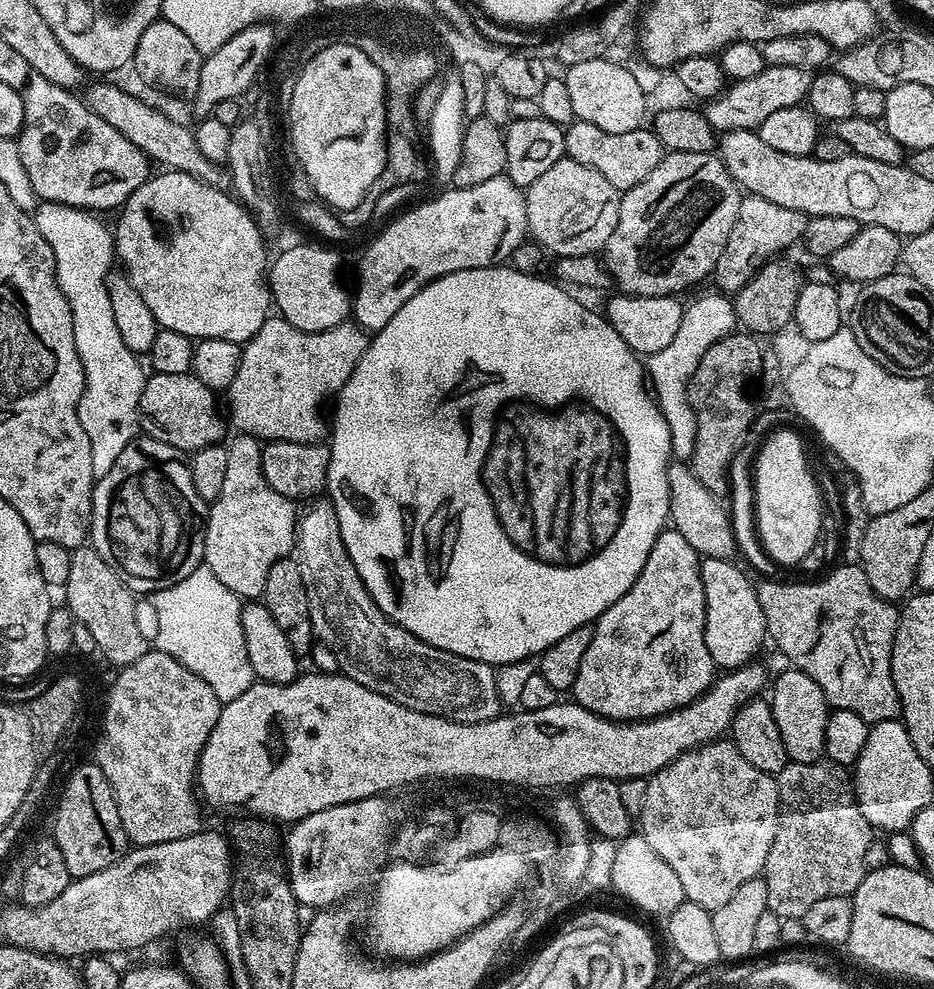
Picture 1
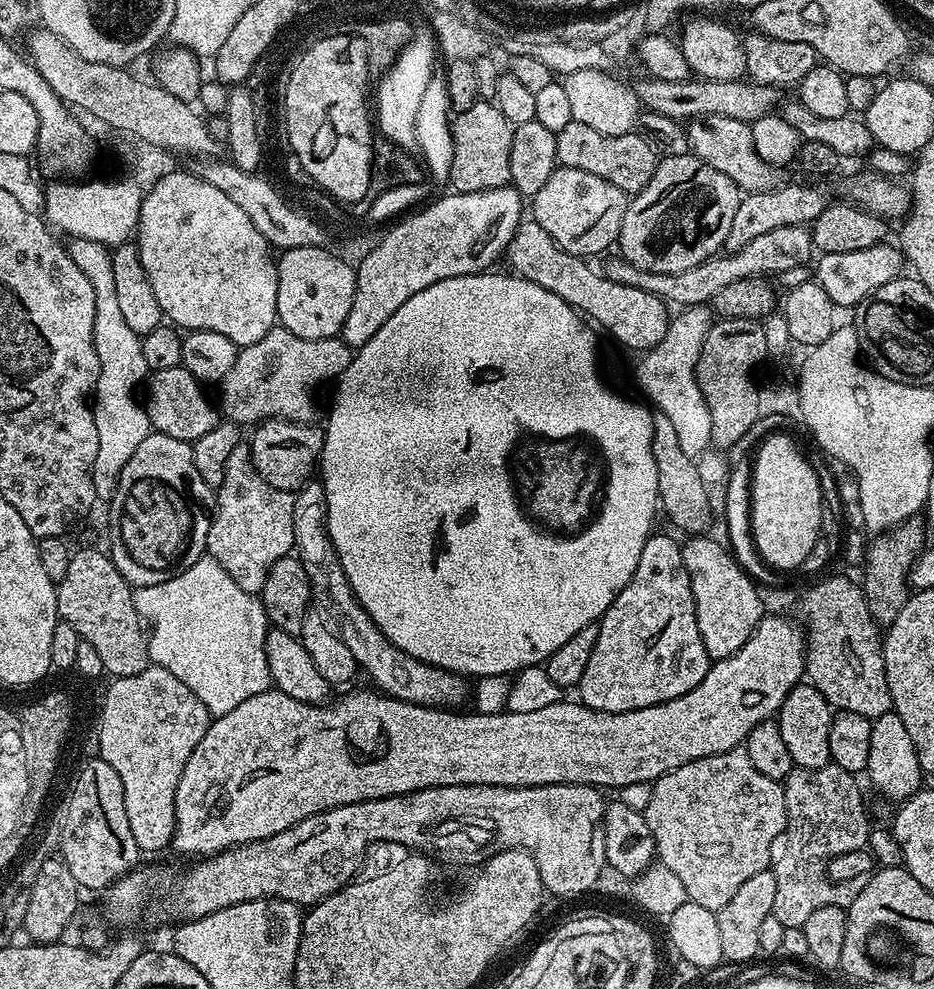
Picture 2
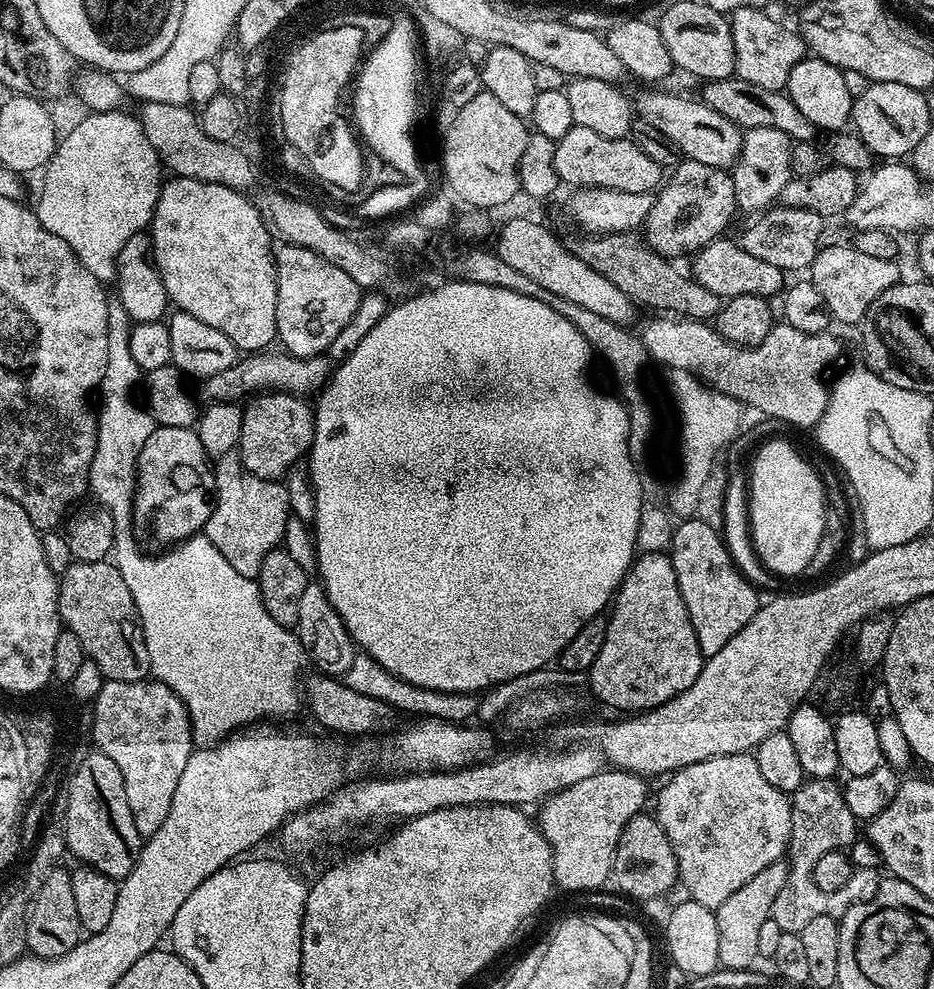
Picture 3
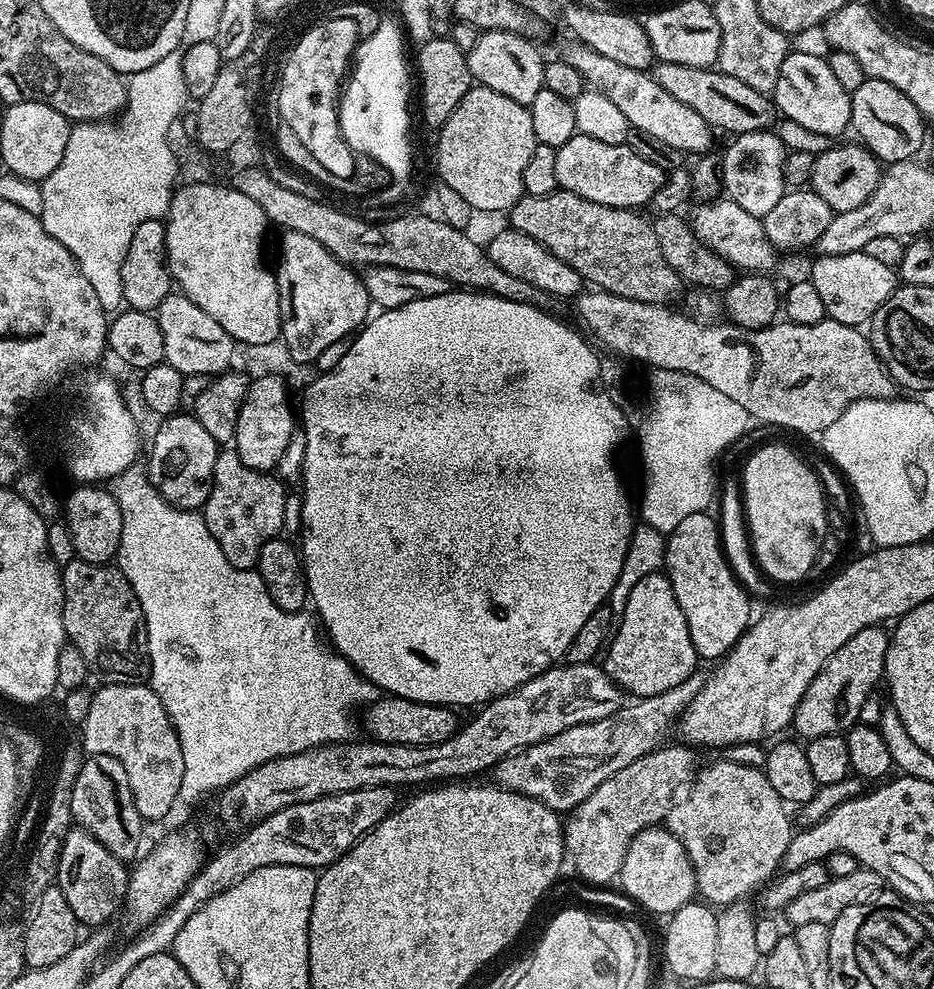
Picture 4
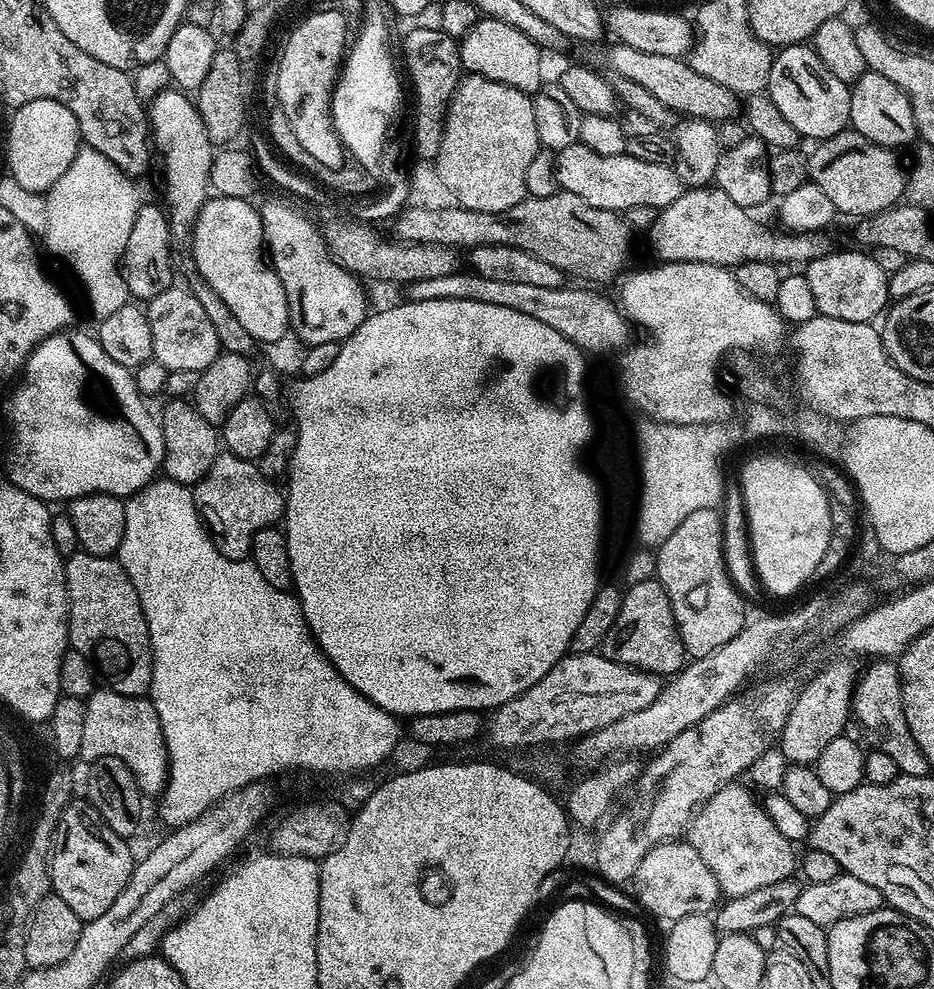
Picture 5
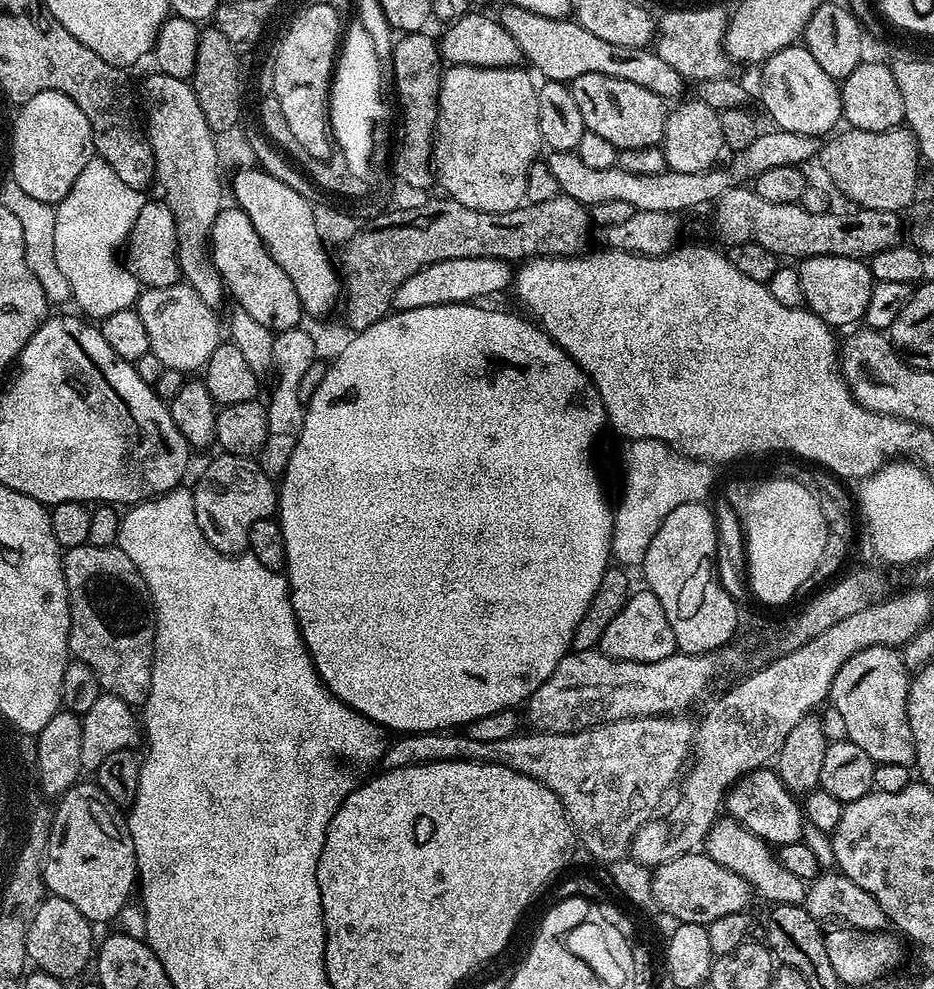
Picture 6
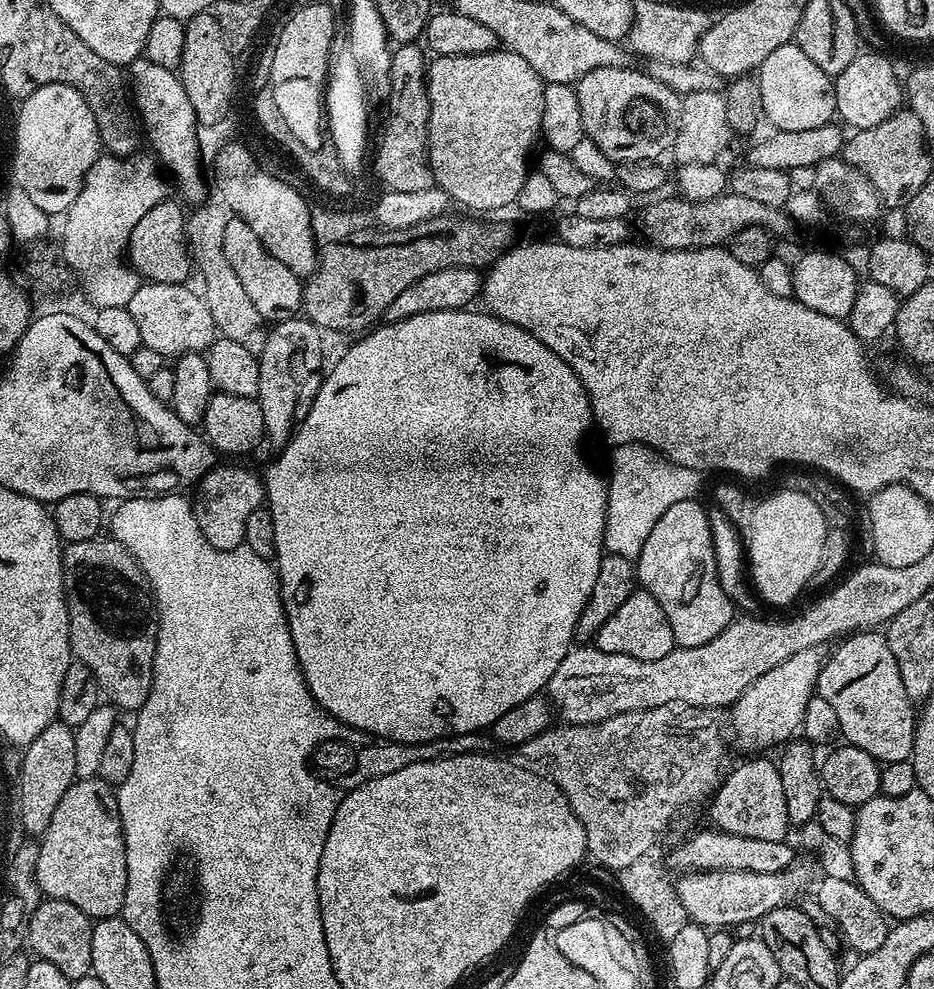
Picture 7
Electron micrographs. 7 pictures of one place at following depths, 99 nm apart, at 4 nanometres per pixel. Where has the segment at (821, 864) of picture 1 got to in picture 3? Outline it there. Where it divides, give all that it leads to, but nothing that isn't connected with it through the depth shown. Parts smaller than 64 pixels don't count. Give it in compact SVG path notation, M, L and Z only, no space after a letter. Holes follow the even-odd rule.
M805 779L800 785L797 792L791 793L792 802L792 836L788 840L788 851L786 859L788 861L788 877L786 878L786 886L782 886L782 891L778 894L778 898L774 898L774 906L770 919L778 922L781 932L799 932L802 926L808 925L813 918L822 918L823 916L835 916L837 918L844 915L850 905L861 904L870 898L874 898L874 894L878 890L882 879L881 873L877 870L855 869L850 878L850 882L846 882L846 886L842 886L842 890L834 890L834 894L826 894L826 890L818 890L818 886L812 877L814 870L814 862L818 862L818 858L822 858L822 854L830 854L837 850L847 849L848 845L854 843L858 838L857 818L850 812L850 808L846 804L843 787L835 779L831 780L813 780Z

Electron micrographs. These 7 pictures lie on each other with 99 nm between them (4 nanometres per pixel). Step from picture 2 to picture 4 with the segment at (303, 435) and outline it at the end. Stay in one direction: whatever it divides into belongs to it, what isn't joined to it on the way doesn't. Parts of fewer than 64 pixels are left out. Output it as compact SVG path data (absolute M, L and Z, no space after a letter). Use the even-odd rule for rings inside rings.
M282 376L258 377L253 379L248 386L248 393L240 407L238 414L238 426L236 427L236 439L234 451L240 455L242 462L259 472L271 473L272 467L283 458L292 444L292 420L294 424L294 408L288 405L290 388Z

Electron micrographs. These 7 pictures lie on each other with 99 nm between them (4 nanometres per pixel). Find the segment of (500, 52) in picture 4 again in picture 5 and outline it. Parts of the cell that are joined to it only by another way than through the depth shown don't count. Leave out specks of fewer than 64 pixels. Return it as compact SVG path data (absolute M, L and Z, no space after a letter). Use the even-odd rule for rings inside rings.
M481 17L473 30L461 41L461 67L471 75L484 76L503 84L514 86L523 92L534 94L544 82L542 77L542 50L526 34L497 19Z

